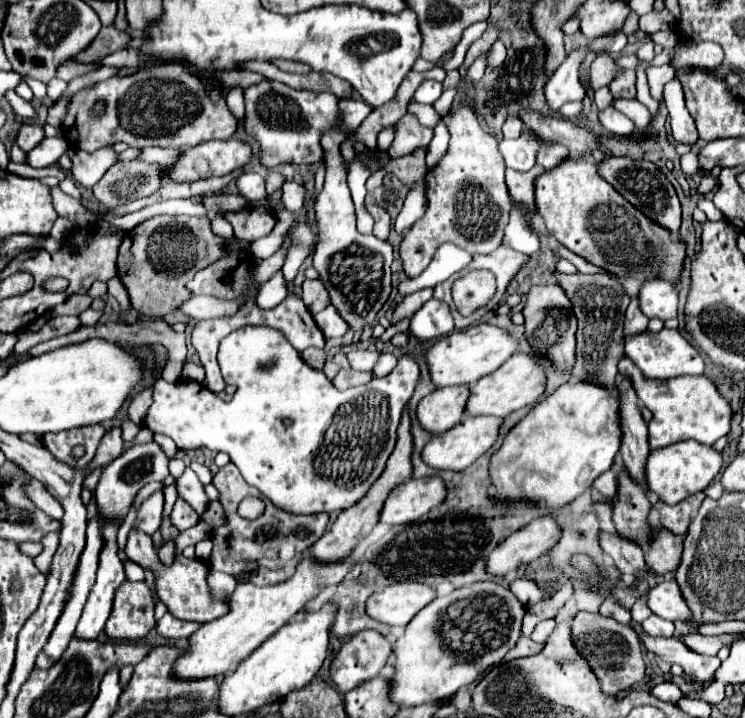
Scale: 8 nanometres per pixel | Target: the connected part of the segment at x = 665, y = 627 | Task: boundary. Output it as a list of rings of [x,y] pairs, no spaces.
[[[650,616],[642,622],[642,628],[646,634],[650,636],[664,636],[664,638],[670,638],[674,634],[674,624],[660,618],[660,616]]]

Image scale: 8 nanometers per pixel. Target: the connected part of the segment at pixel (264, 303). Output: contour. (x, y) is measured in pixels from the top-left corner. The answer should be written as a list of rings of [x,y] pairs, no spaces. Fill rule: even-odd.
[[[278,272],[278,276],[274,276],[270,282],[266,282],[260,292],[258,292],[258,306],[264,310],[272,310],[276,308],[284,298],[288,296],[288,288],[284,284],[284,276],[282,272]]]

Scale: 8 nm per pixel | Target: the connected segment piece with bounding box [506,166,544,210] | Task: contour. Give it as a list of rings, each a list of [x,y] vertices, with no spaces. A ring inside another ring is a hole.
[[[534,166],[524,174],[516,174],[510,168],[506,168],[506,186],[510,190],[512,200],[522,202],[530,210],[534,210],[534,176],[540,176],[542,172],[544,172],[542,166]]]

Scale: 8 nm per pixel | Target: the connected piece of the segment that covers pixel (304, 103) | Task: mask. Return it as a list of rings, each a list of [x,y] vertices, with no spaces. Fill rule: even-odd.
[[[262,80],[244,90],[246,98],[246,132],[260,142],[260,162],[264,166],[278,164],[316,164],[322,160],[320,136],[326,128],[338,124],[338,98],[330,92],[310,92],[310,90],[294,90],[282,82]]]

